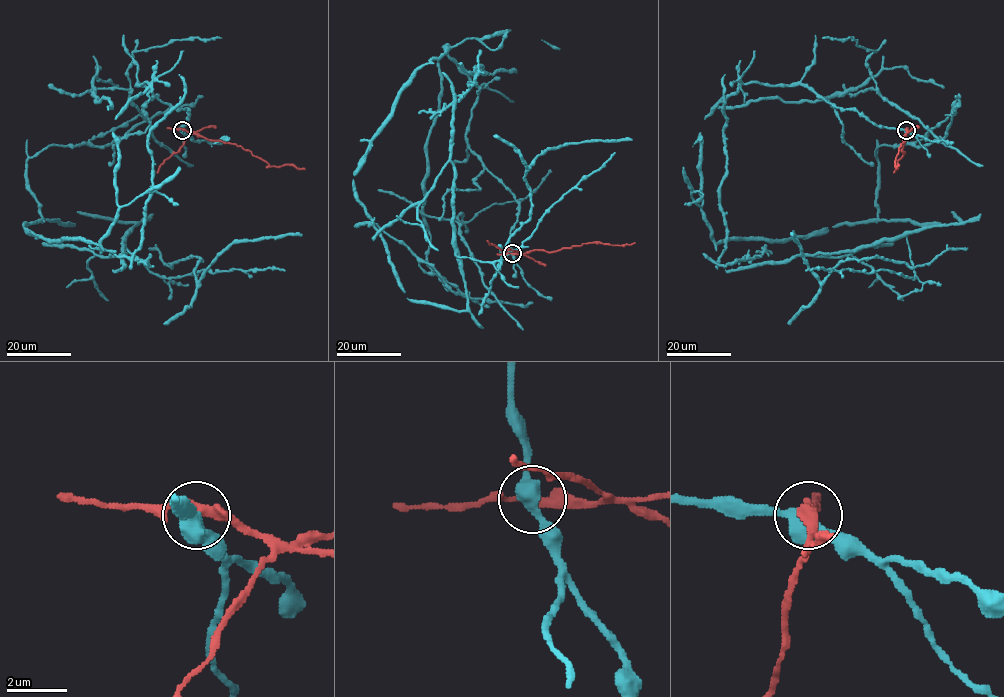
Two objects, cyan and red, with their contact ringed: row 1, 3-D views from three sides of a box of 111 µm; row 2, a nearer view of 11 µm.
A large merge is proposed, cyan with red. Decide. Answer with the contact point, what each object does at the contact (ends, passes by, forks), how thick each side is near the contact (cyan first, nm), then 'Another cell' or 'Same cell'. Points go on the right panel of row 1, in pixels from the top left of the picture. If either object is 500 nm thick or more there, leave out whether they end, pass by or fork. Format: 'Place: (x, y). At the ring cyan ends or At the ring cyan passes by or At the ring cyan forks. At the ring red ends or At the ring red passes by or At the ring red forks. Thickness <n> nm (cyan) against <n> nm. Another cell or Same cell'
Place: (906, 130). At the ring cyan passes by. At the ring red passes by. Thickness 480 nm (cyan) against 300 nm. Another cell

